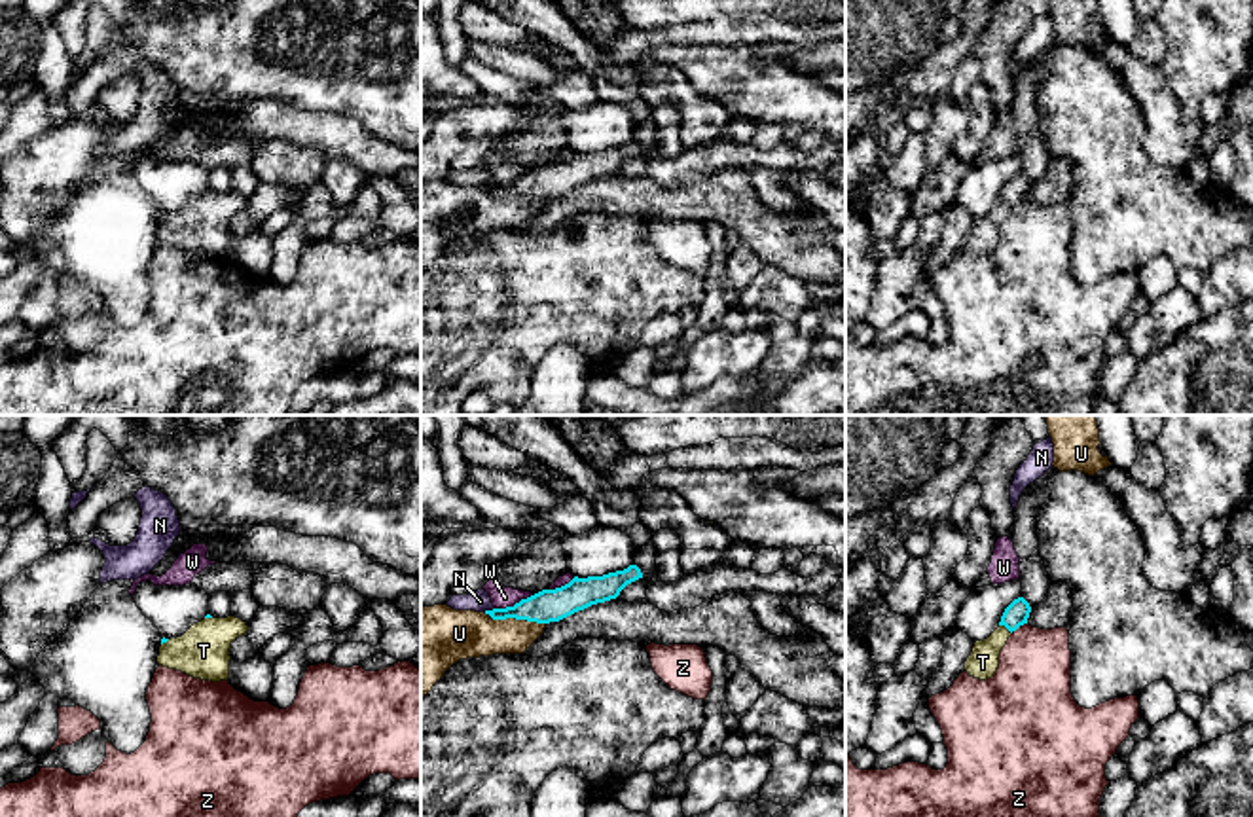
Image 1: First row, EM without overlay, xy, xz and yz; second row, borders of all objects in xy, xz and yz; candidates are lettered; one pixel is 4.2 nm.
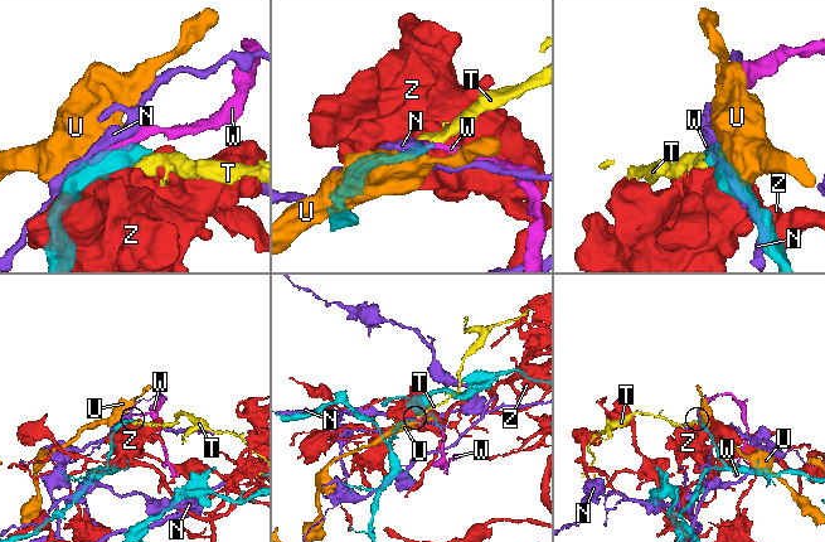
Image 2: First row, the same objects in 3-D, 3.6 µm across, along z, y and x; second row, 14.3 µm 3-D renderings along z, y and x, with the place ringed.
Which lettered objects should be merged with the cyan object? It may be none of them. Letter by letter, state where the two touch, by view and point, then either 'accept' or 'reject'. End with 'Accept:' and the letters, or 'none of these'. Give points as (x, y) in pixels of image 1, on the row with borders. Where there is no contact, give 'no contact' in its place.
N: xz (488, 611) | reject
T: yz (1005, 626) | accept
U: xz (514, 617) | reject
W: xz (514, 605) | reject
Z: yz (1018, 626) | reject
Accept: T

